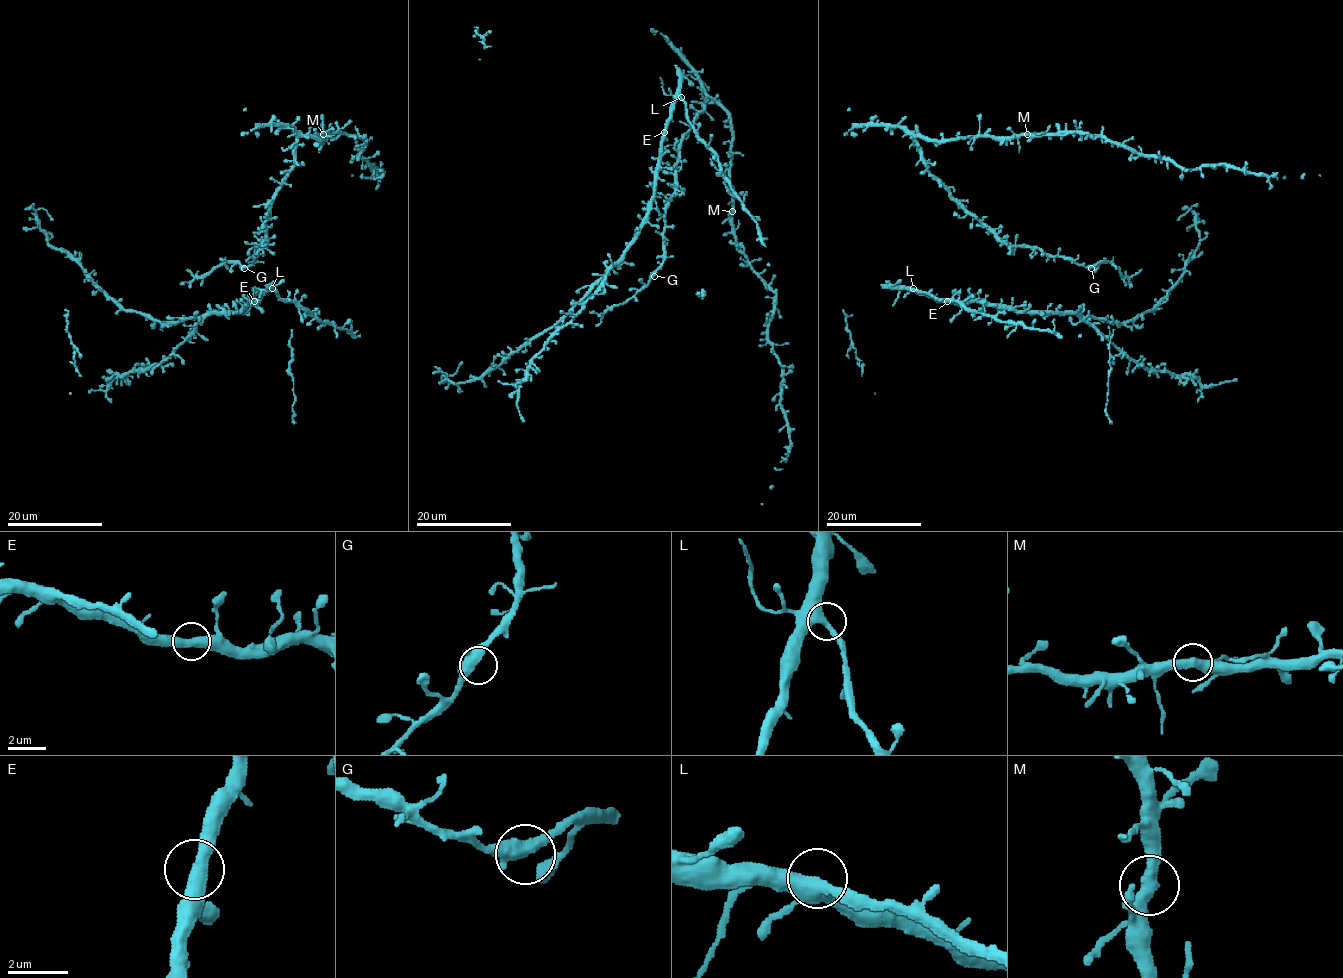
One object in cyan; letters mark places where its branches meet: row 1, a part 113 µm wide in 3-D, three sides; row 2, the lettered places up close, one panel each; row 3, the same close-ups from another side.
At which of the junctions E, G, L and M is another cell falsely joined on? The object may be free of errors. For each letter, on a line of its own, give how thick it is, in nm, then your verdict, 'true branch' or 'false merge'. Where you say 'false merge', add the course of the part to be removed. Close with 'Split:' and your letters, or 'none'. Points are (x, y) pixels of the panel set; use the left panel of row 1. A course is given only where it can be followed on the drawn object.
E: 460 nm | true branch
G: 480 nm | true branch
L: 440 nm | true branch
M: 440 nm | true branch
Split: none

